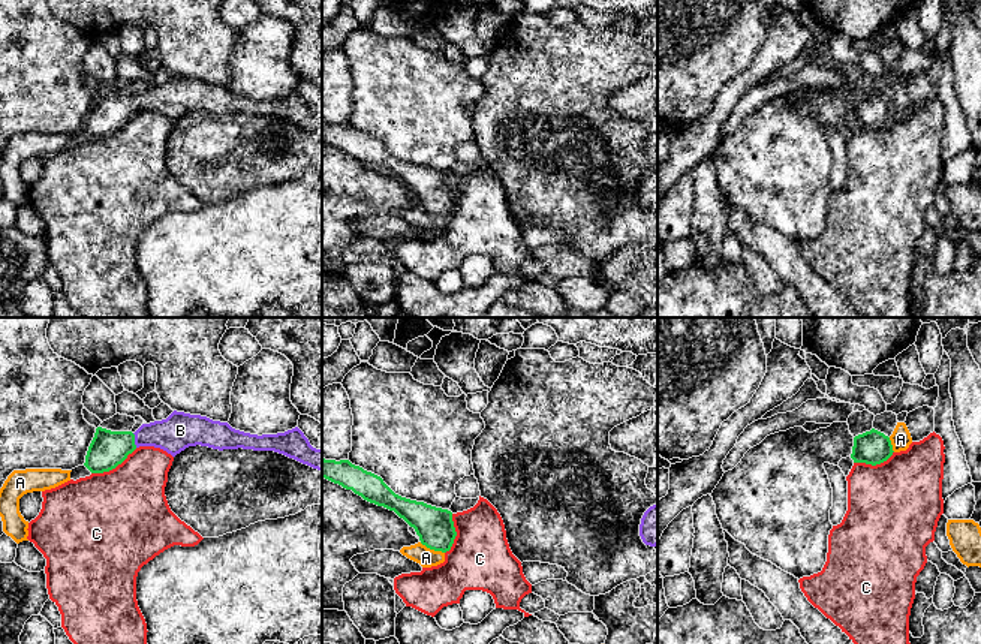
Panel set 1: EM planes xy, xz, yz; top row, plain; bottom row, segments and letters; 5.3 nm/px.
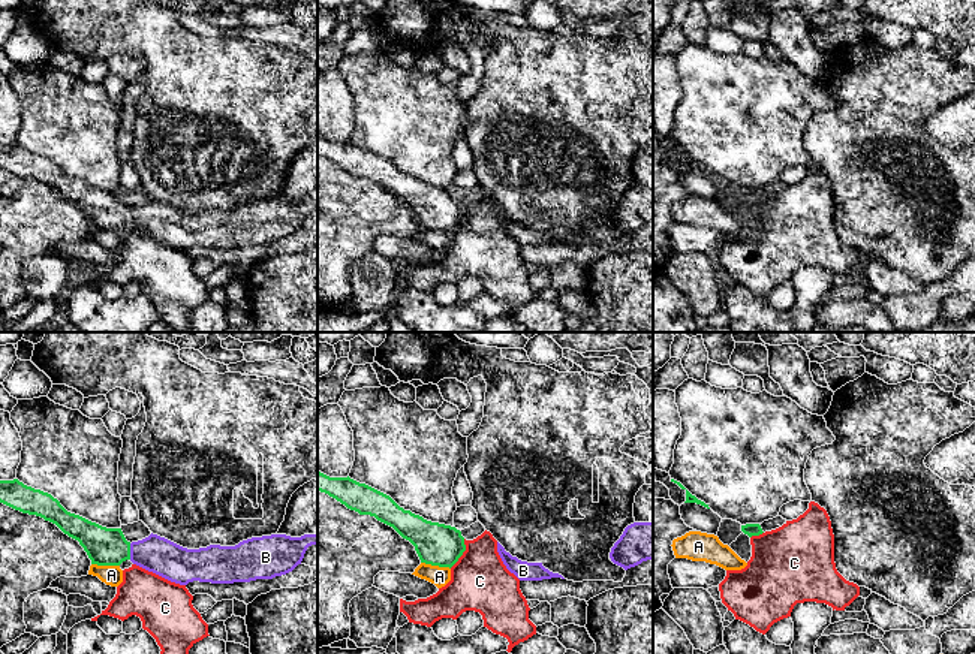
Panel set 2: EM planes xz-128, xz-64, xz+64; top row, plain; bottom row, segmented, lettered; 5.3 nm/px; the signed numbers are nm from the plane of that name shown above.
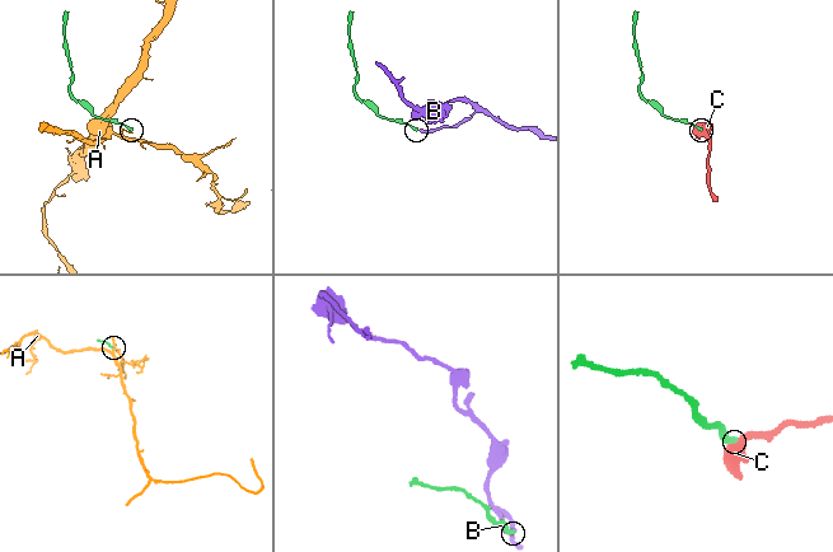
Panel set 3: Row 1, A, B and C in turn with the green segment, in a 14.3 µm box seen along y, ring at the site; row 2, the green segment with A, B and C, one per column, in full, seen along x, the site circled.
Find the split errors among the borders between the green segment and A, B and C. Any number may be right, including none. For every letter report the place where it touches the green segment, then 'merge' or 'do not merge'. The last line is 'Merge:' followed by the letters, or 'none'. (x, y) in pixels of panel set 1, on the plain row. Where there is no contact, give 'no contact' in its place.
A: xz (432, 213) | do not merge
B: xy (134, 105) | merge
C: xy (114, 132) | do not merge
Merge: B

